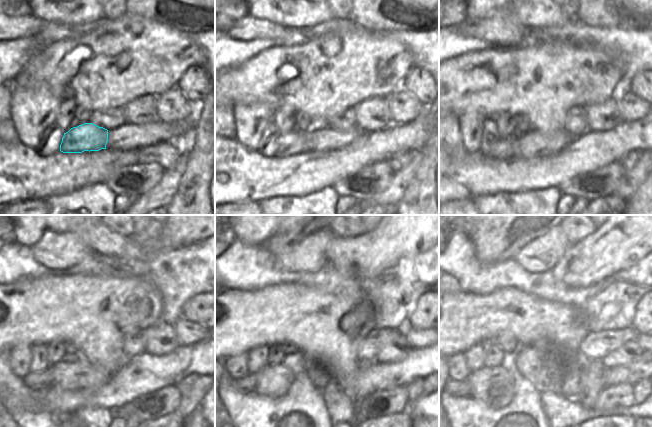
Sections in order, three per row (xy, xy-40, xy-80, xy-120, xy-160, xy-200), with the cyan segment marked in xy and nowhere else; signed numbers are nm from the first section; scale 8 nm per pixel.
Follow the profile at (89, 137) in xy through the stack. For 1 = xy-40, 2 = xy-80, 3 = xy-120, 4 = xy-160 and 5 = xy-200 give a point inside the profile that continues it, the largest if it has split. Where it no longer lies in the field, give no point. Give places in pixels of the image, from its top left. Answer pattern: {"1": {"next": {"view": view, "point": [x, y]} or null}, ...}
{"1": {"next": {"view": "xy-40", "point": [294, 142]}}, "2": {"next": {"view": "xy-80", "point": [504, 149]}}, "3": {"next": {"view": "xy-120", "point": [33, 380]}}, "4": {"next": {"view": "xy-160", "point": [246, 384]}}, "5": {"next": {"view": "xy-200", "point": [461, 388]}}}

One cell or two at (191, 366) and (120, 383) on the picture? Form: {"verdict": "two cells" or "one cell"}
{"verdict": "one cell"}

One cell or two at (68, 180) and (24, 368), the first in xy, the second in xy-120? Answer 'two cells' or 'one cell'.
two cells

